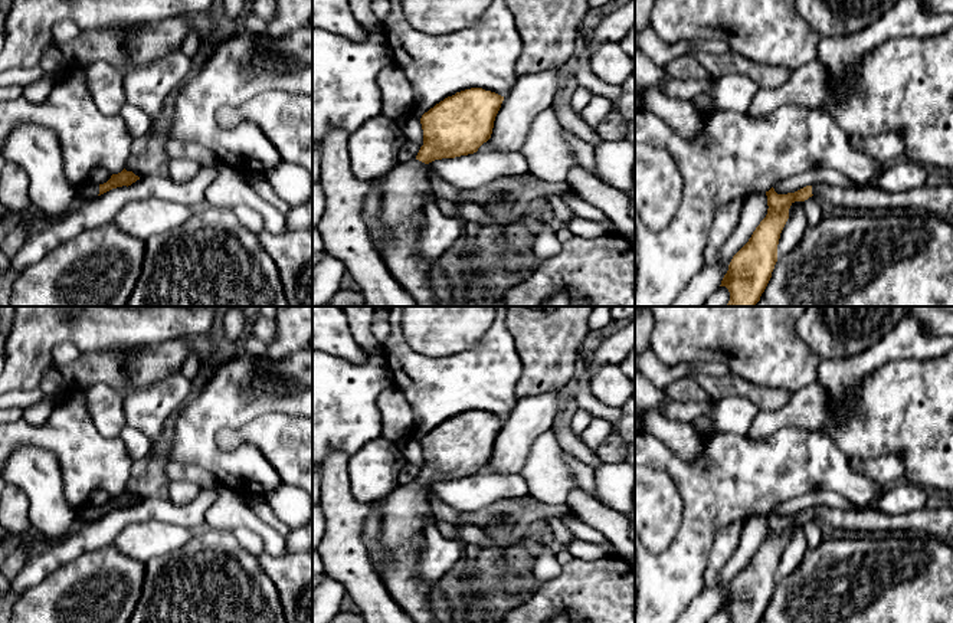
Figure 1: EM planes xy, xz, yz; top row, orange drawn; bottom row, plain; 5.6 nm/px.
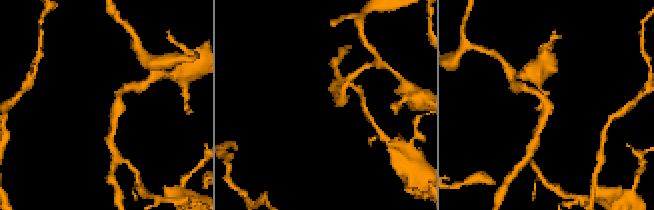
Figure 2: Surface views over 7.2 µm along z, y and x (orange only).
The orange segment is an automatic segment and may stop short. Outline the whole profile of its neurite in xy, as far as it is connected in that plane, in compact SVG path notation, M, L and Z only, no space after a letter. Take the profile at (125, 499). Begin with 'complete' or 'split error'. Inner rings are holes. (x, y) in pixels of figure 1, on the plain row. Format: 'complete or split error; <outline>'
split error; M124 491L121 495L112 496L111 501L104 506L95 508L88 504L88 505L82 506L81 509L82 509L82 514L86 519L86 522L94 522L98 518L101 518L112 511L122 509L122 508L128 509L132 505L135 505L137 502L140 502L138 498L135 498L132 494L127 494Z

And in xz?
split error; M471 410L445 420L420 440L423 468L413 482L399 485L381 504L381 542L387 563L381 580L415 623L438 623L429 601L432 586L416 577L432 512L428 486L474 476L491 460L504 419Z

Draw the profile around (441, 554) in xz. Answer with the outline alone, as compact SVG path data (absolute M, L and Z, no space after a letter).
M435 518L425 527L426 545L416 567L416 577L435 587L436 583L469 552L466 542L448 540L436 528Z

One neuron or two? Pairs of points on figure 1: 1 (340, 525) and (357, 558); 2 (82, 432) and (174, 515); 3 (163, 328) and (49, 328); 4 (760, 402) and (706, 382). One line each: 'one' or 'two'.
1: one
2: two
3: one
4: one

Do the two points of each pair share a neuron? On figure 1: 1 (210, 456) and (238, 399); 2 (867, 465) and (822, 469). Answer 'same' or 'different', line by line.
1: same
2: different

